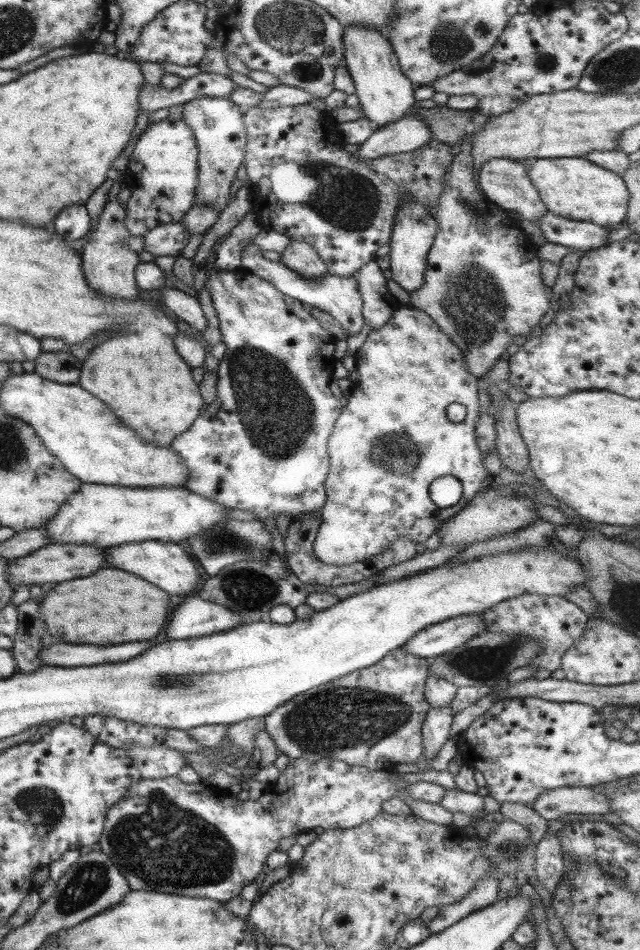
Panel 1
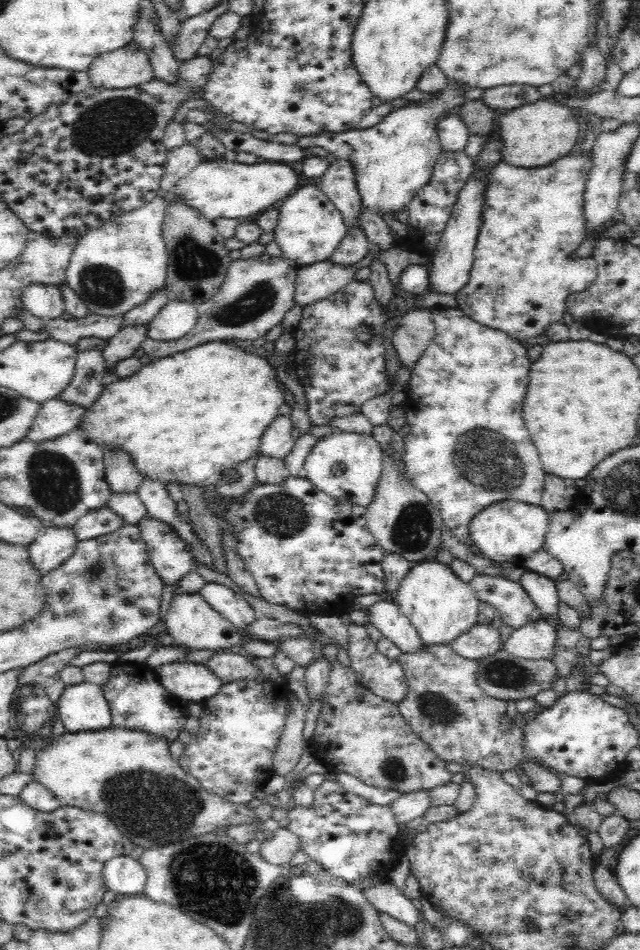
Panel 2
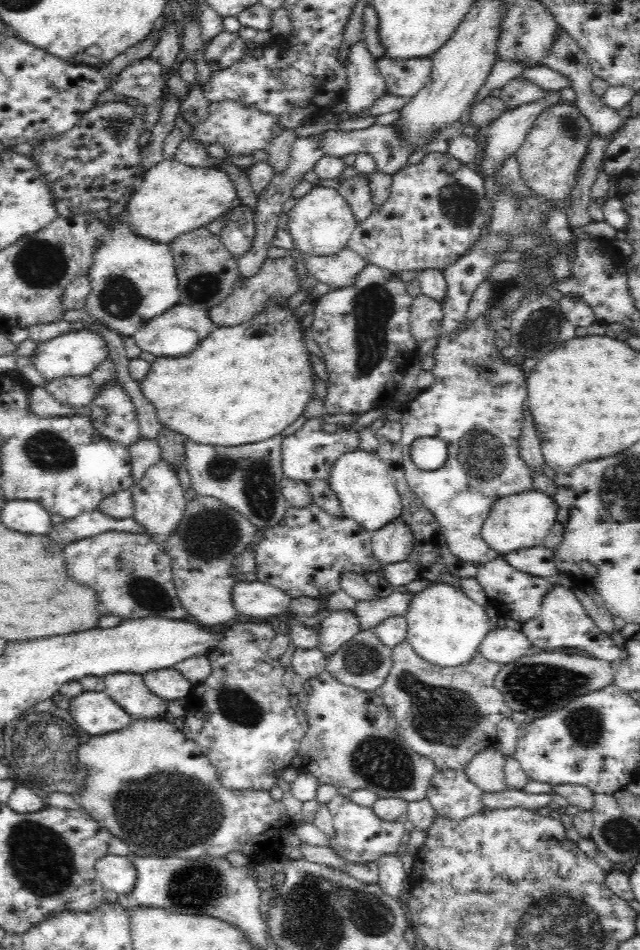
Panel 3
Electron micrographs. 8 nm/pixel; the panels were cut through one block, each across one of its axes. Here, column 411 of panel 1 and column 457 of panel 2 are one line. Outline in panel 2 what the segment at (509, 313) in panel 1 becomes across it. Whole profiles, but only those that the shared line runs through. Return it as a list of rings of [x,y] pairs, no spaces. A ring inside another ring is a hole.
[[[572,150],[566,156],[550,161],[544,167],[520,167],[498,161],[485,170],[483,203],[473,261],[466,284],[454,294],[458,307],[470,320],[498,329],[519,341],[544,335],[550,324],[563,321],[566,299],[583,292],[598,278],[598,263],[592,256],[571,259],[570,254],[585,240],[583,217],[584,192],[594,168],[593,152]]]

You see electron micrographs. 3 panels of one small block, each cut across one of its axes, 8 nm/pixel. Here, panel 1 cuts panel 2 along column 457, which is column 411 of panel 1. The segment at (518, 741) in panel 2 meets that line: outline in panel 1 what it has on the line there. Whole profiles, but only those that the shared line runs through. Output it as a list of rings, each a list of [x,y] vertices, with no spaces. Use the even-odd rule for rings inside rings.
[[[394,648],[373,666],[317,685],[277,706],[265,717],[267,736],[289,761],[327,758],[375,771],[415,763],[423,752],[422,724],[429,709],[424,699],[428,662]]]

